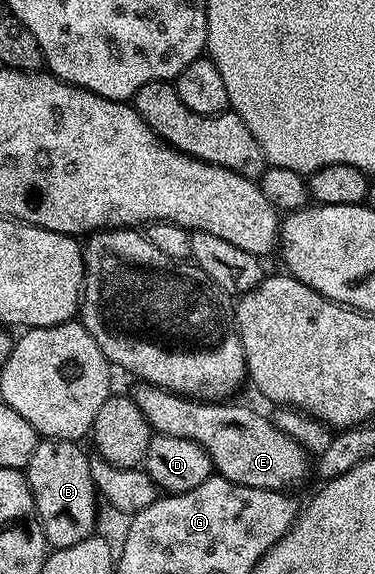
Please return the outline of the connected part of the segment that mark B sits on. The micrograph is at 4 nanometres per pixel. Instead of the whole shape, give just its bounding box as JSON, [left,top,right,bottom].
[23,438,99,548]

